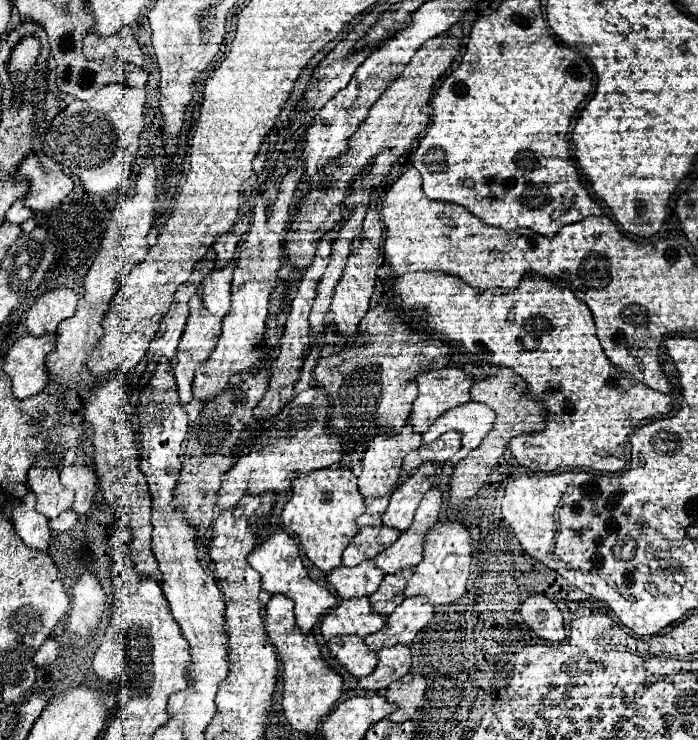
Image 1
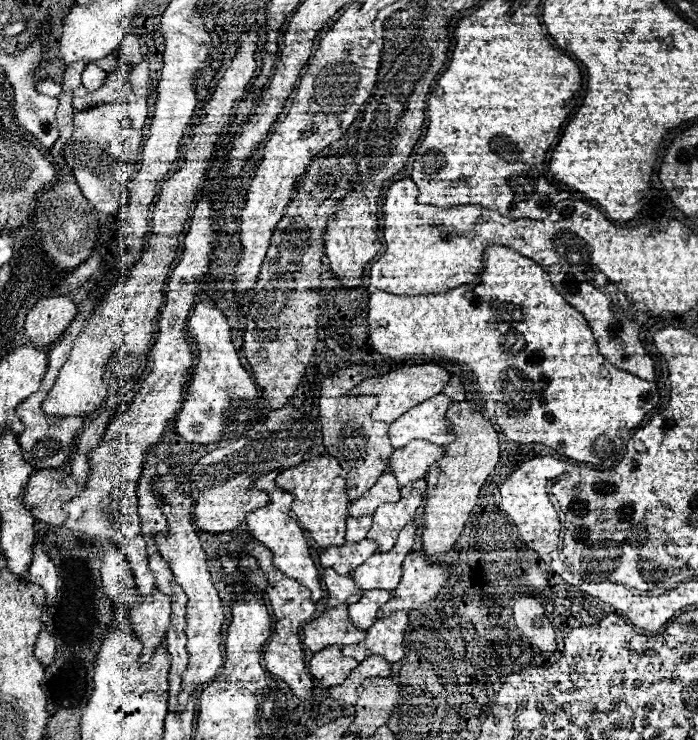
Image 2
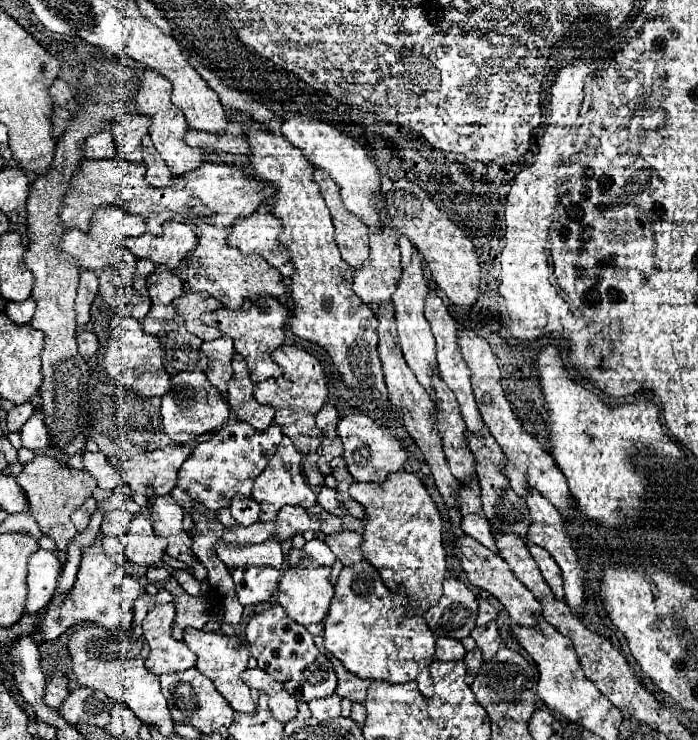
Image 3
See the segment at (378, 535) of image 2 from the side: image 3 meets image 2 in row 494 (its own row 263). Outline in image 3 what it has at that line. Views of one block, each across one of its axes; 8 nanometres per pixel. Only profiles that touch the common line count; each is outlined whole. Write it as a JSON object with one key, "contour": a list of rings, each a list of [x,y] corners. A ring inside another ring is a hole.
{"contour":[[[414,250],[412,260],[400,272],[398,286],[396,286],[394,294],[392,294],[392,304],[394,304],[394,318],[396,318],[396,328],[398,328],[398,338],[400,338],[404,358],[406,358],[410,370],[414,370],[418,382],[426,388],[426,392],[430,396],[434,396],[432,372],[436,370],[436,360],[434,360],[436,348],[434,348],[434,336],[430,332],[430,324],[428,324],[428,320],[424,318],[424,312],[422,312],[426,292],[428,292],[428,288],[426,288],[424,276],[422,276],[422,258]]]}

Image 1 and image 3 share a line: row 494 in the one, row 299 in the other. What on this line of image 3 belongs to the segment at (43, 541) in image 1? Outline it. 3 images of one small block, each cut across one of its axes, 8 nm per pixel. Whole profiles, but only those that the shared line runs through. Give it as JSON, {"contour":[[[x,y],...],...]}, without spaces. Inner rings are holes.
{"contour":[[[30,296],[30,298],[24,300],[24,302],[10,302],[10,304],[6,306],[6,314],[10,316],[12,322],[16,322],[16,324],[26,324],[26,322],[32,320],[34,308],[36,308],[36,302],[34,302],[34,298]]]}

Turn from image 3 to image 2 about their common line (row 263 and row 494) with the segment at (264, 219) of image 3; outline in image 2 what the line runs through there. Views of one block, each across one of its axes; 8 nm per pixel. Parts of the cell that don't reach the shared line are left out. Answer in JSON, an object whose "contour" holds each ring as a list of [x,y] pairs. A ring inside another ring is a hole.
{"contour":[[[272,470],[272,472],[260,476],[258,480],[254,480],[254,488],[266,492],[270,496],[270,502],[262,508],[262,512],[258,510],[258,516],[248,516],[246,526],[248,526],[248,532],[258,542],[262,542],[268,550],[272,550],[272,554],[274,554],[274,568],[278,568],[288,578],[294,578],[302,586],[306,586],[308,590],[312,590],[312,600],[318,602],[322,598],[322,586],[320,586],[318,568],[314,566],[314,562],[310,558],[310,548],[308,548],[308,542],[304,538],[304,530],[298,526],[296,518],[290,516],[290,506],[294,502],[294,496],[290,492],[280,490],[276,486],[276,482],[274,482],[274,478],[278,474],[280,474],[280,470]]]}

